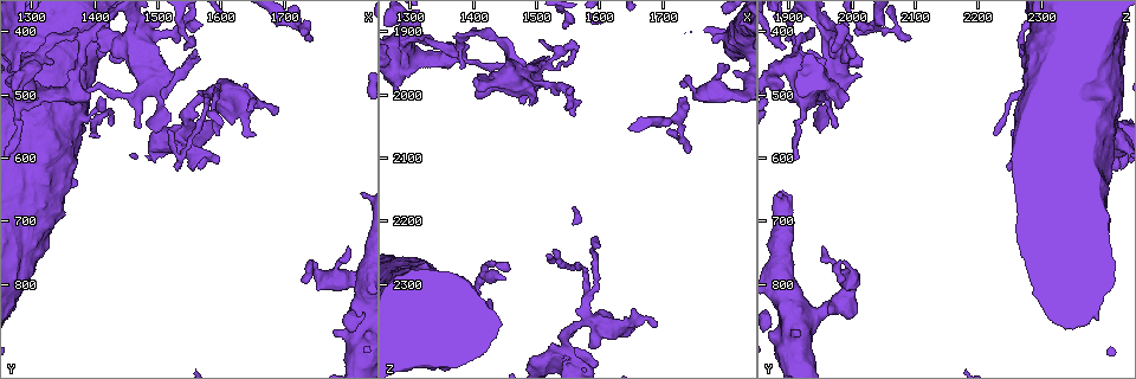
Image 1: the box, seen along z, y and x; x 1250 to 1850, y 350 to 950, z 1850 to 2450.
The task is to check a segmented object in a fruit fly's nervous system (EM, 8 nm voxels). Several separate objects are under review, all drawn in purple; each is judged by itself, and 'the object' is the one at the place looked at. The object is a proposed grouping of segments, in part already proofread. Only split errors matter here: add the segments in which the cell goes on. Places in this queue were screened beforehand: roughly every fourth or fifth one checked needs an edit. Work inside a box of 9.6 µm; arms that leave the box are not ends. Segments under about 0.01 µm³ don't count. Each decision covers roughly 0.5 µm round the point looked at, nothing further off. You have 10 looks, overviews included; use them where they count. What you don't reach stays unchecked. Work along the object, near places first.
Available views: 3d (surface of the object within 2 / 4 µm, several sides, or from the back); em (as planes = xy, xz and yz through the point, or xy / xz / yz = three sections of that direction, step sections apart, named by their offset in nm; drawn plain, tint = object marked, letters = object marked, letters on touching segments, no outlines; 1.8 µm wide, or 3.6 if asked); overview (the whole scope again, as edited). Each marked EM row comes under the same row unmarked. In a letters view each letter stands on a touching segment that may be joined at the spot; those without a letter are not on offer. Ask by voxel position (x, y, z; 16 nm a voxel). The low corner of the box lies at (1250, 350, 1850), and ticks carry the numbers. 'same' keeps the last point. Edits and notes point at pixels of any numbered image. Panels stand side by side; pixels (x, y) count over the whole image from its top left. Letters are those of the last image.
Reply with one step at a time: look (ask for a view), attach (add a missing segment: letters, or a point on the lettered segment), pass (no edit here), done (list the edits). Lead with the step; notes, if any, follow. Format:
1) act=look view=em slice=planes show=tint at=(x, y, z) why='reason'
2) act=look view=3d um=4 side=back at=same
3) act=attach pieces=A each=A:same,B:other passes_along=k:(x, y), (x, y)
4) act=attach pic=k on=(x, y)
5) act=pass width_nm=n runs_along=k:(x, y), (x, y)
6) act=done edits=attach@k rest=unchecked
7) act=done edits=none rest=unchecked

act=look view=3d um=2 at=(1445, 505, 1955) why='calibre changes'

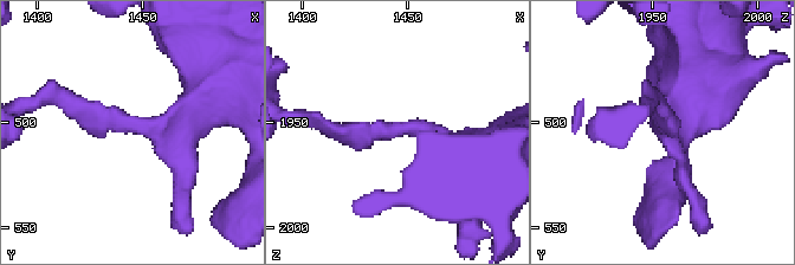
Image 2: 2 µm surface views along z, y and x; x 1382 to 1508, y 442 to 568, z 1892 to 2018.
act=look view=em slice=planes show=letters at=(1447, 501, 1953) why='need the tissue'

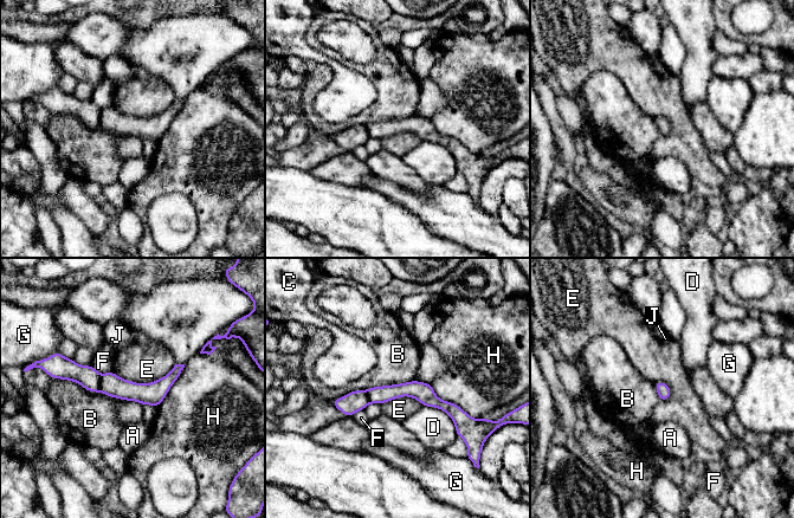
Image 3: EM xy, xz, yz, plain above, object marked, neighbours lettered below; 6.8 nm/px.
act=pass each=A:other,B:other,C:other,D:other,E:other,F:other,G:other,H:other,J:other border=3:(414, 379), (353, 389), (331, 402) found='no lettered segment goes on from it'

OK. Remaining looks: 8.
act=look view=3d um=4 at=(1425, 405, 2265) why='narrows sharply'

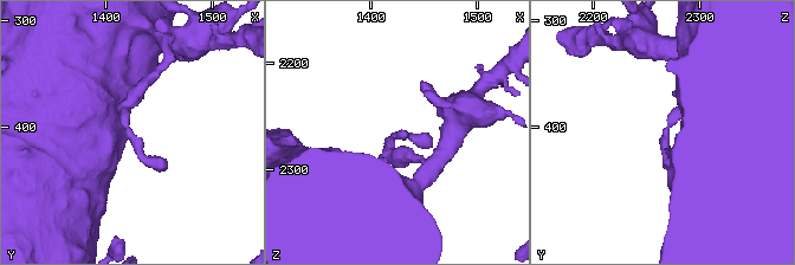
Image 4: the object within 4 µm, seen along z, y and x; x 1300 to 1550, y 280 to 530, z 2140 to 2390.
act=look view=em slice=xy step=8 show=tint at=(1422, 406, 2268) why='now the EM'

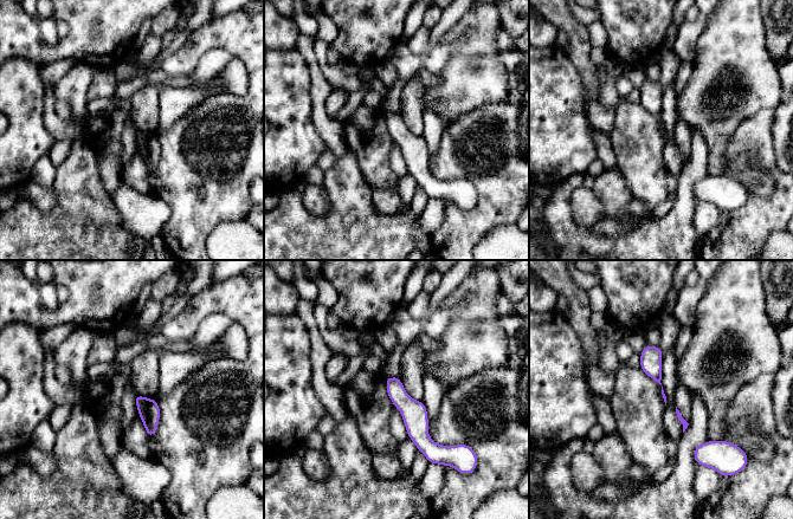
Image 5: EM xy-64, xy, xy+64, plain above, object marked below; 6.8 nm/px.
act=look view=em slice=planes show=letters at=same

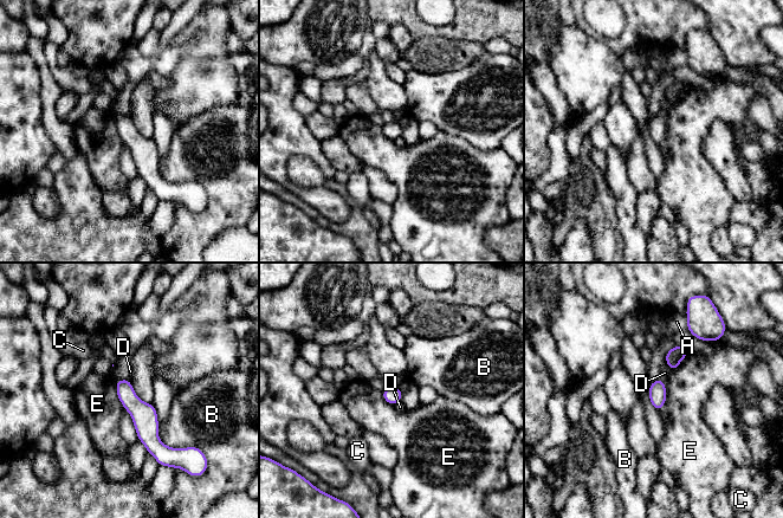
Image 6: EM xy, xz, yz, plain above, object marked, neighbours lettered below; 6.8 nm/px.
act=pass each=A:other,B:other,C:other,D:other,E:other found='no lettered segment goes on from it'

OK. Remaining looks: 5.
act=look view=em um=3.6 slice=planes show=letters at=(1640, 490, 2350) why='branch stops here'

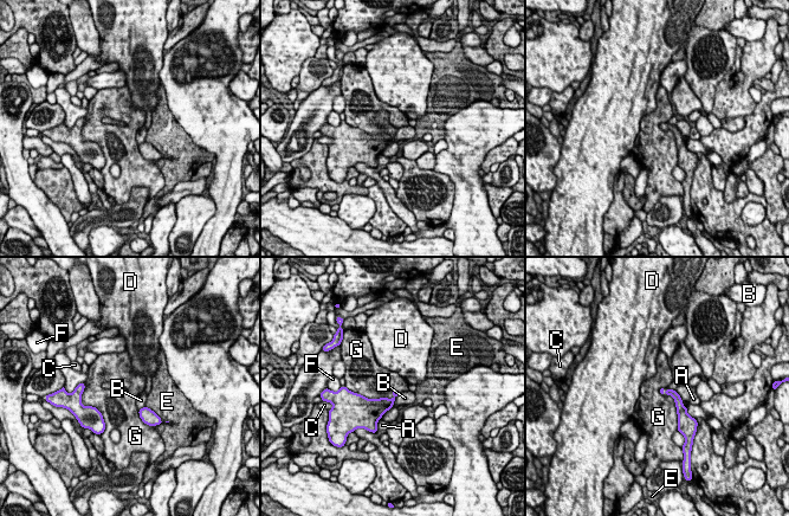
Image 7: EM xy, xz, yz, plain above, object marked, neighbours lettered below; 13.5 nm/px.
act=pass longest_contact=G:460nm each=A:other,B:other,C:other,D:other,E:other,F:other,G:other border=7:(666, 394), (673, 399), (678, 425) found='no lettered segment goes on from it'

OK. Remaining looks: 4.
act=look view=em slice=yz step=4 show=letters at=(1740, 770, 1980) why='a narrow waist'

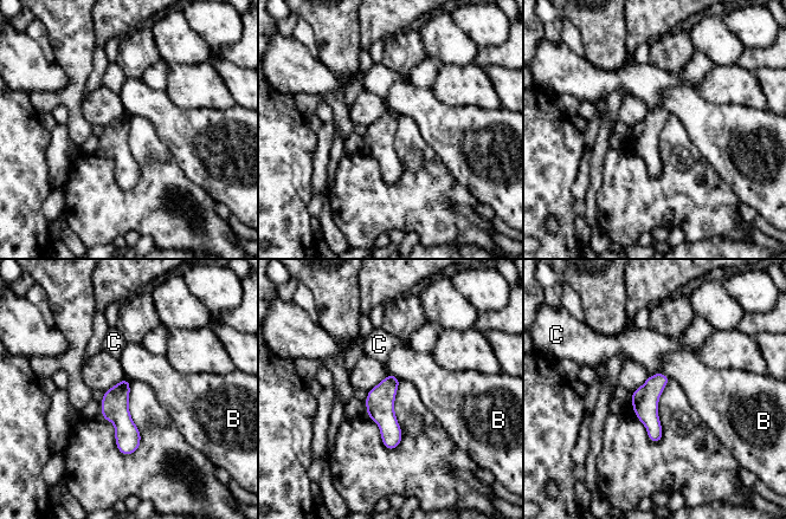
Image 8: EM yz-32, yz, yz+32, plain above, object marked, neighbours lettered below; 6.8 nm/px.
act=pass width_nm=180 each=B:other,C:other border=8:(388, 372), (400, 381) found='none of them fits'

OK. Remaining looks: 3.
act=done edits=none rest=unchecked

